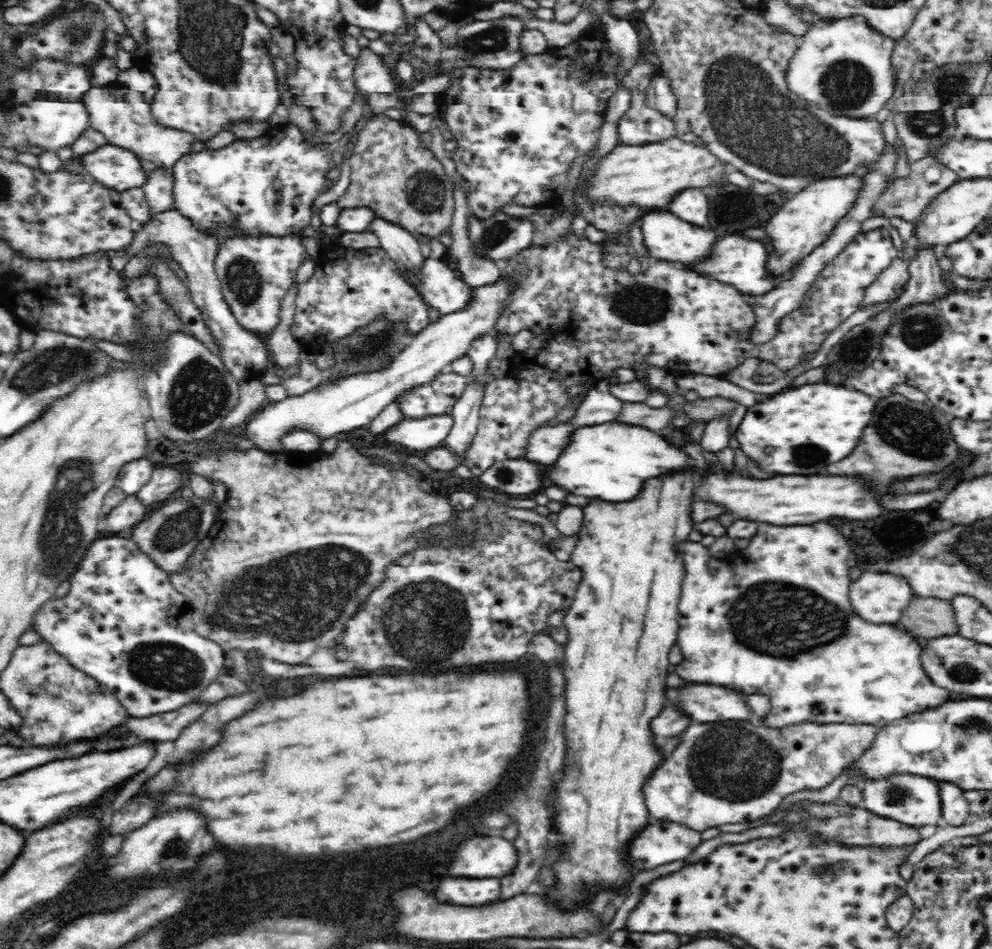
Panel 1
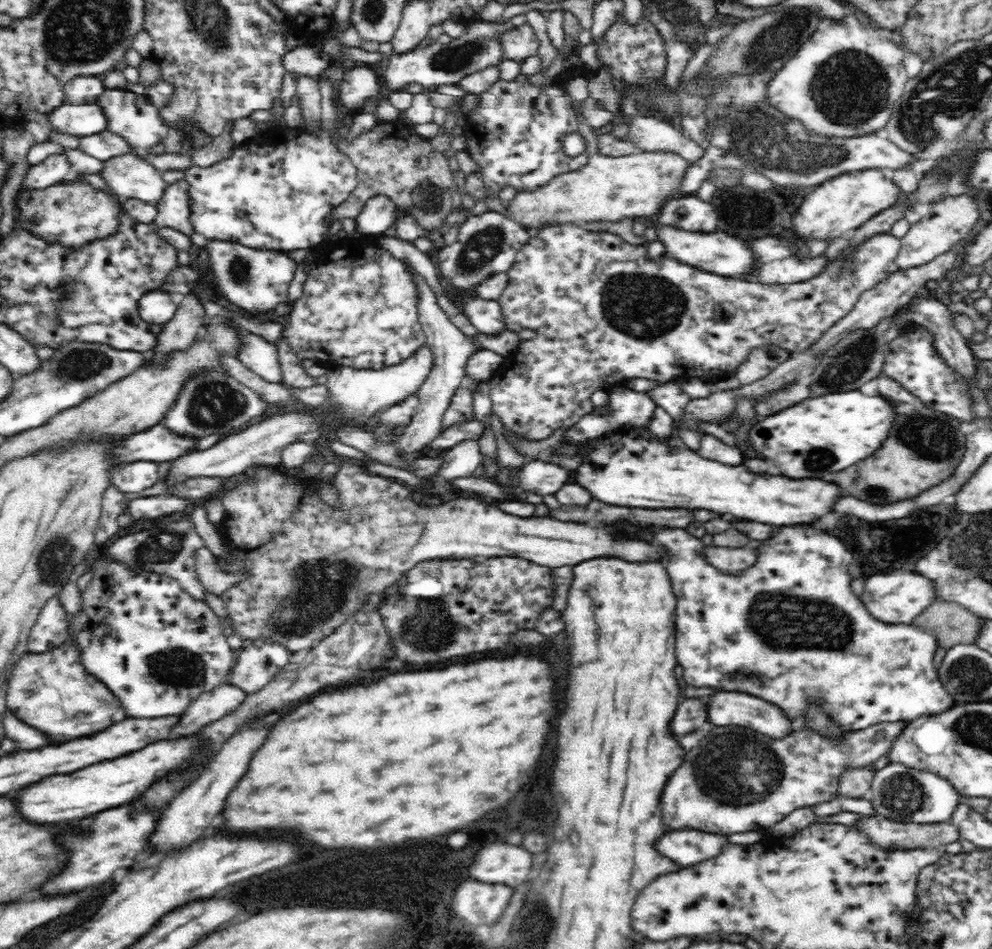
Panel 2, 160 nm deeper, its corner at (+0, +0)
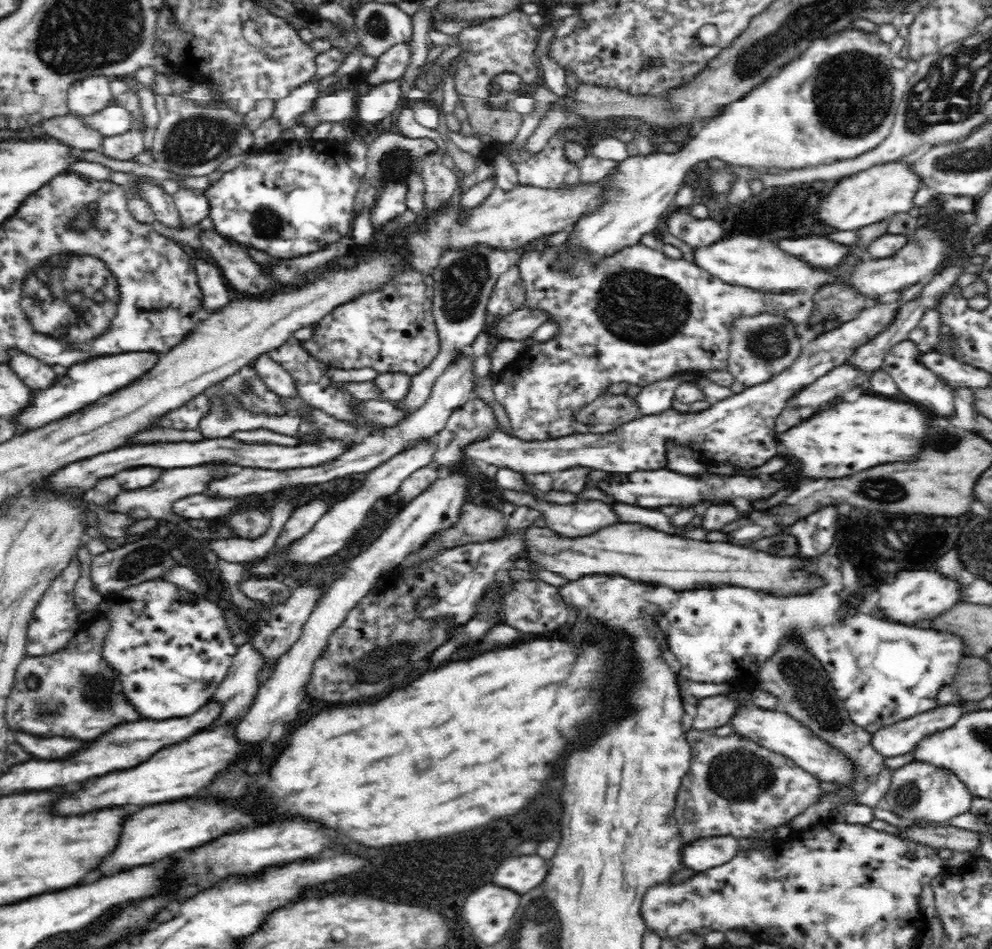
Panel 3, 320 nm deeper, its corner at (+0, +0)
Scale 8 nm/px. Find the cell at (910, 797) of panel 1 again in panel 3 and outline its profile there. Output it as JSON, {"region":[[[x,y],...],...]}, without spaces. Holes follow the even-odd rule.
{"region":[[[912,761],[909,765],[896,769],[892,776],[890,790],[886,798],[877,802],[877,808],[889,810],[900,816],[899,827],[910,826],[912,822],[933,822],[946,824],[946,820],[960,816],[970,810],[973,796],[965,784],[952,772],[938,769],[926,762]]]}

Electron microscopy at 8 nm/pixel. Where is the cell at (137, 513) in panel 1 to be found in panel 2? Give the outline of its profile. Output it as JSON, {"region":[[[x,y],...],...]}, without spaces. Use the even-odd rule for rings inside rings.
{"region":[[[144,496],[144,498],[134,498],[128,502],[126,514],[130,520],[152,519],[174,513],[183,513],[187,507],[192,507],[200,501],[176,498],[176,496]]]}

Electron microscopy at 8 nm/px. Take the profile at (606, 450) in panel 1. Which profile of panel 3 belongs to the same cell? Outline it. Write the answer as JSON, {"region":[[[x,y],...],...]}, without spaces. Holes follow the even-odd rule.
{"region":[[[670,470],[656,471],[634,471],[632,474],[614,474],[610,476],[608,482],[598,484],[600,490],[610,492],[618,502],[624,504],[634,504],[642,508],[658,508],[658,506],[690,506],[690,504],[730,504],[736,498],[746,498],[746,500],[766,500],[774,496],[778,490],[784,490],[786,484],[772,480],[768,486],[762,484],[758,478],[746,478],[746,476],[732,475],[731,477],[714,476],[710,474],[708,482],[704,478],[690,478],[682,476]]]}

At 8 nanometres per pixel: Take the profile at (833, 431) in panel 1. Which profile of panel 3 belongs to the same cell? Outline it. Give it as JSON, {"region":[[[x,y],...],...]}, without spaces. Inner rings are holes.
{"region":[[[860,396],[856,402],[840,402],[804,420],[778,436],[778,442],[790,450],[792,458],[802,462],[802,474],[810,478],[844,478],[880,466],[880,462],[908,462],[908,458],[916,458],[916,450],[924,446],[928,428],[926,414],[908,402]]]}

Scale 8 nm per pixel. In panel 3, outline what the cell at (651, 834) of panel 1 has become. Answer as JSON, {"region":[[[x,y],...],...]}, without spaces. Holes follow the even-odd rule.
{"region":[[[732,835],[699,838],[685,844],[682,860],[686,868],[700,873],[727,863],[740,848],[738,839]]]}

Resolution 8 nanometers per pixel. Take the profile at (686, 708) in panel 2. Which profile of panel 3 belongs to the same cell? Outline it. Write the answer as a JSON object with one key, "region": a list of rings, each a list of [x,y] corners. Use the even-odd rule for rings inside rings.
{"region":[[[716,695],[700,700],[698,716],[693,719],[693,729],[698,731],[712,731],[729,725],[734,711],[740,706],[740,701],[731,695]]]}

